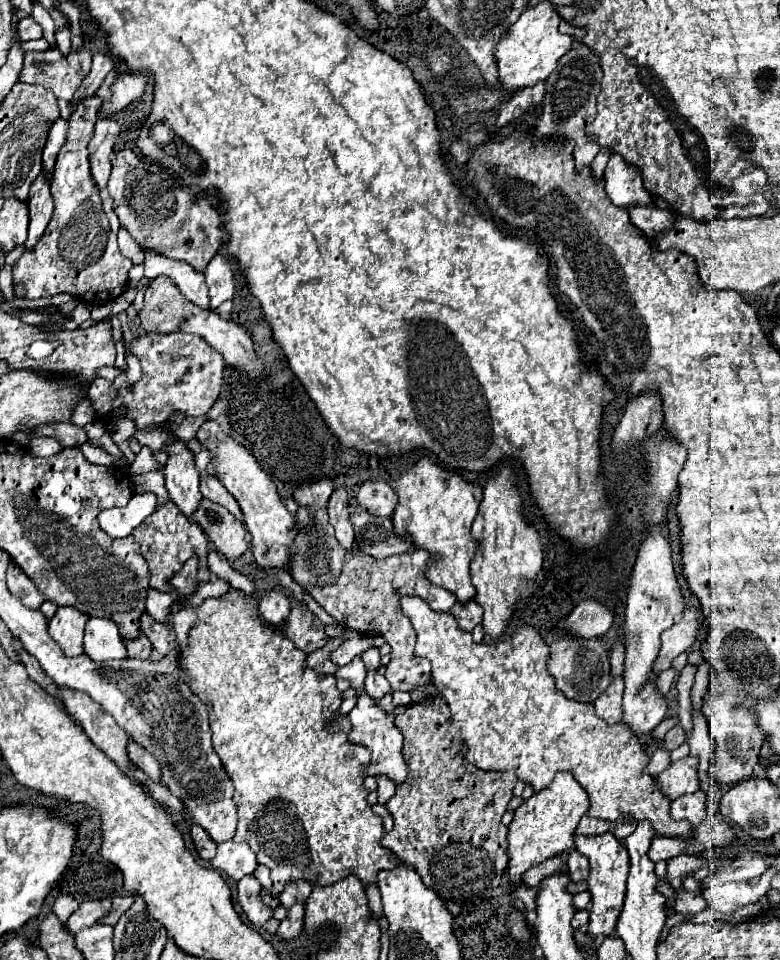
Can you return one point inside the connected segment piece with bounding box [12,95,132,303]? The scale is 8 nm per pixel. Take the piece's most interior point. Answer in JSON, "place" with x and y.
{"place":[78,254]}

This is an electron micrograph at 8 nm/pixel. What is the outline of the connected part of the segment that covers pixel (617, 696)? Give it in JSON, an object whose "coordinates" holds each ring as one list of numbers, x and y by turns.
{"coordinates":[[616,677,606,693,602,693,594,701,596,715,602,717,606,723,616,723,622,719,622,693,624,693,624,679]]}

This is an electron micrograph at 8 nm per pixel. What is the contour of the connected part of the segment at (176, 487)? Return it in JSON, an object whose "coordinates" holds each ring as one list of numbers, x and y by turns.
{"coordinates":[[176,441,166,447,170,459,164,467,166,489,170,493,170,501,178,505,178,509,192,519,192,513,200,505,200,473,194,465,194,453,186,449,184,441]]}

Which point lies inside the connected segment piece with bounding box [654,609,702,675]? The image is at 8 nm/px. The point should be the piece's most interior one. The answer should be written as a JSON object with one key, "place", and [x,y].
{"place":[680,636]}

